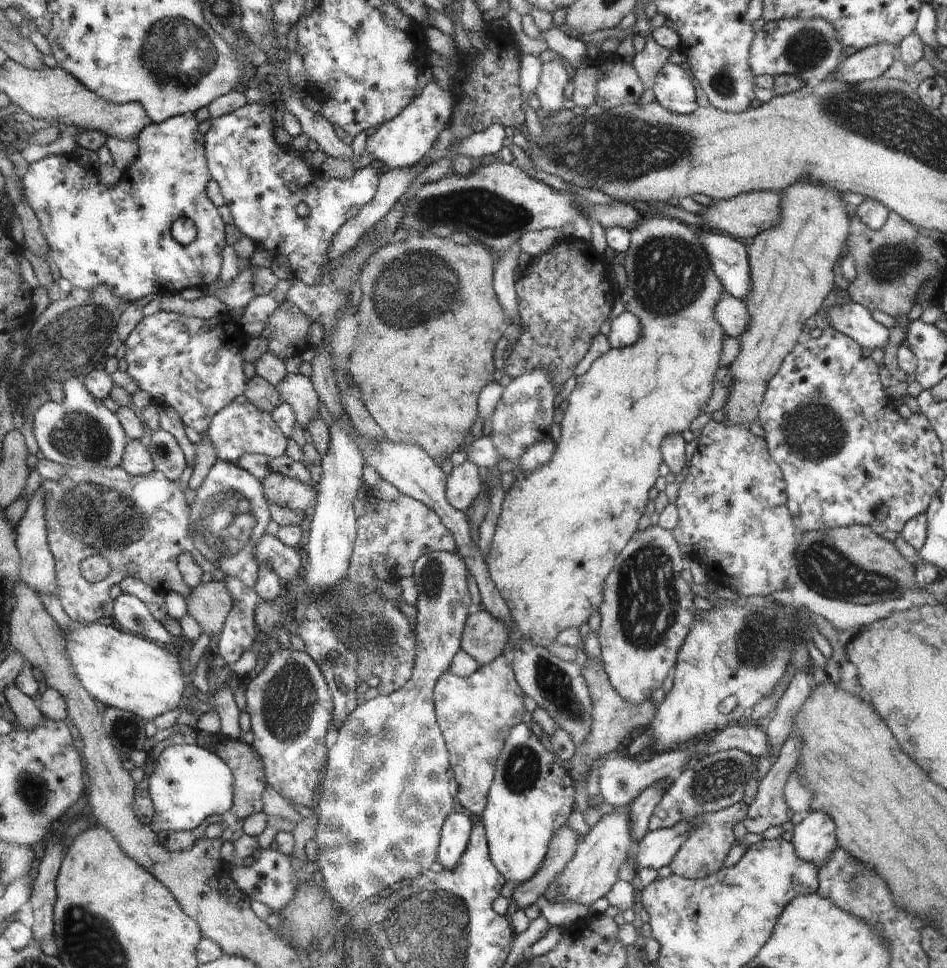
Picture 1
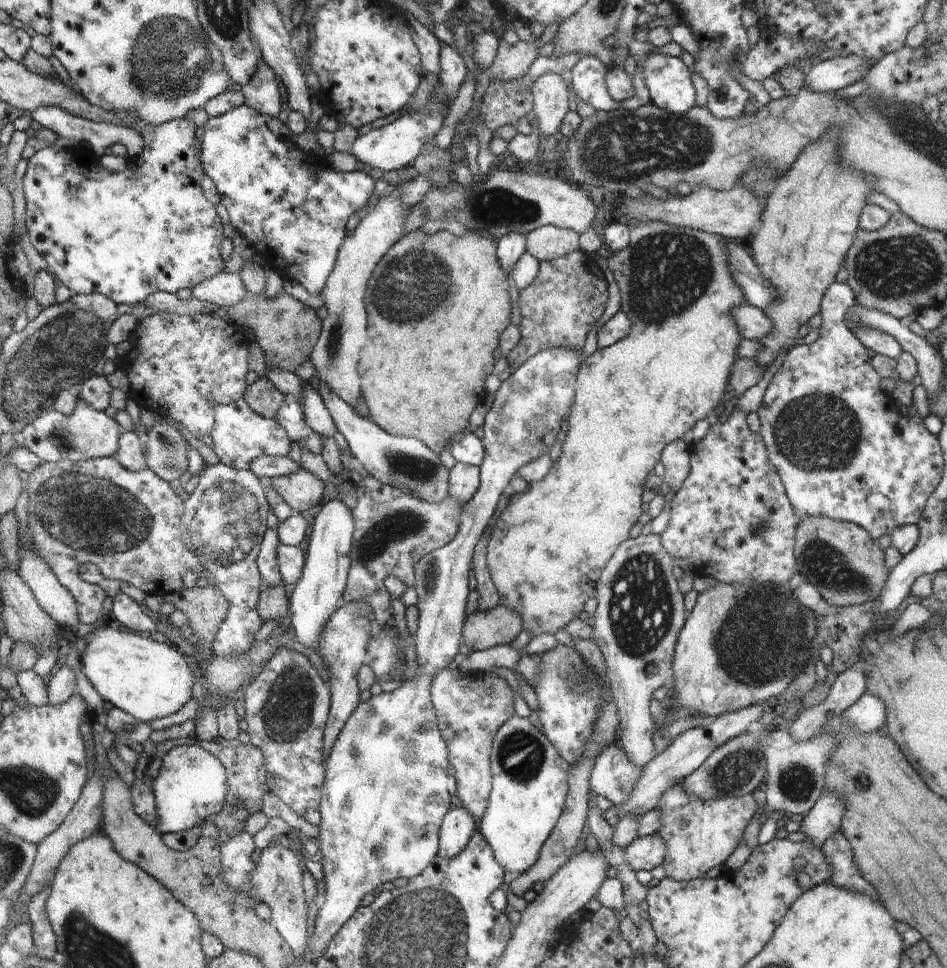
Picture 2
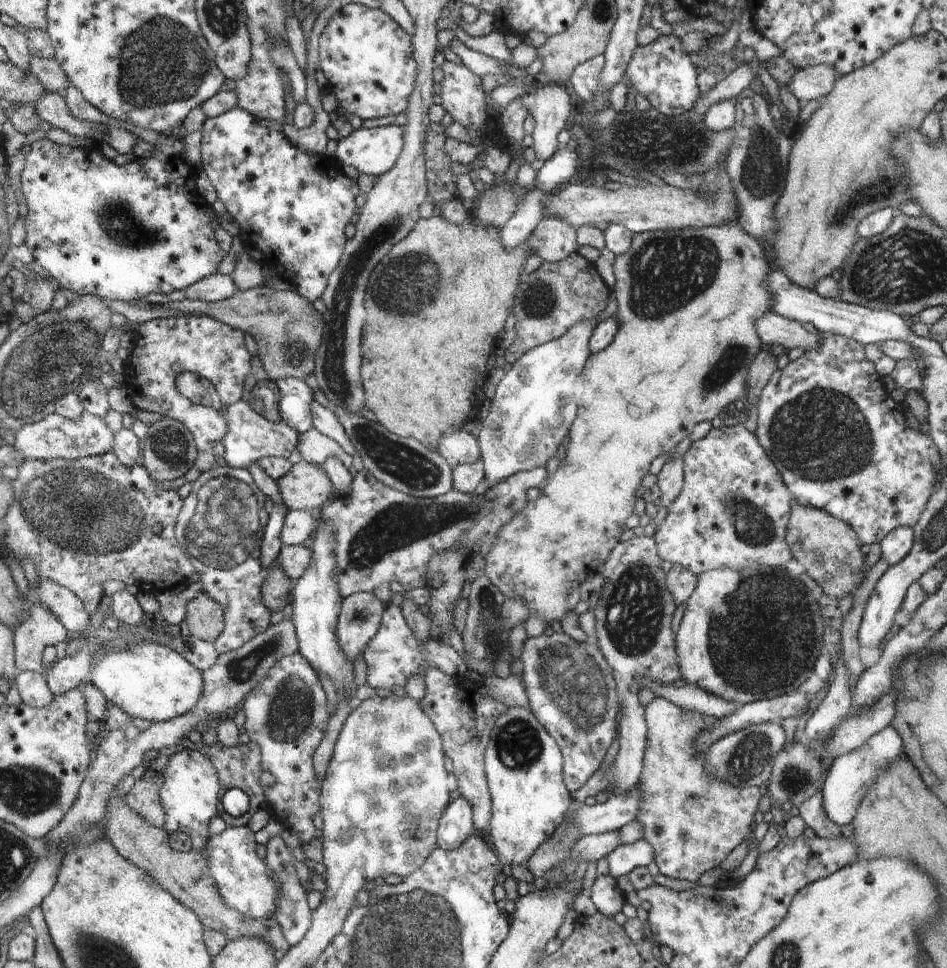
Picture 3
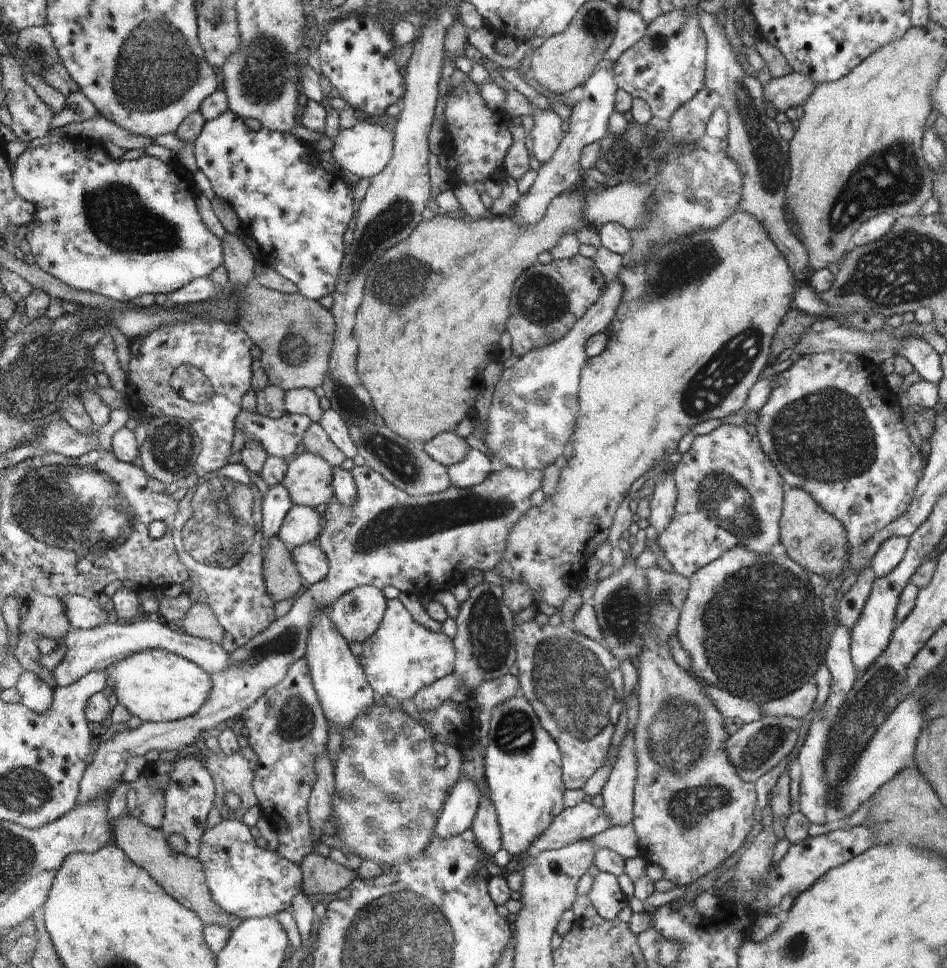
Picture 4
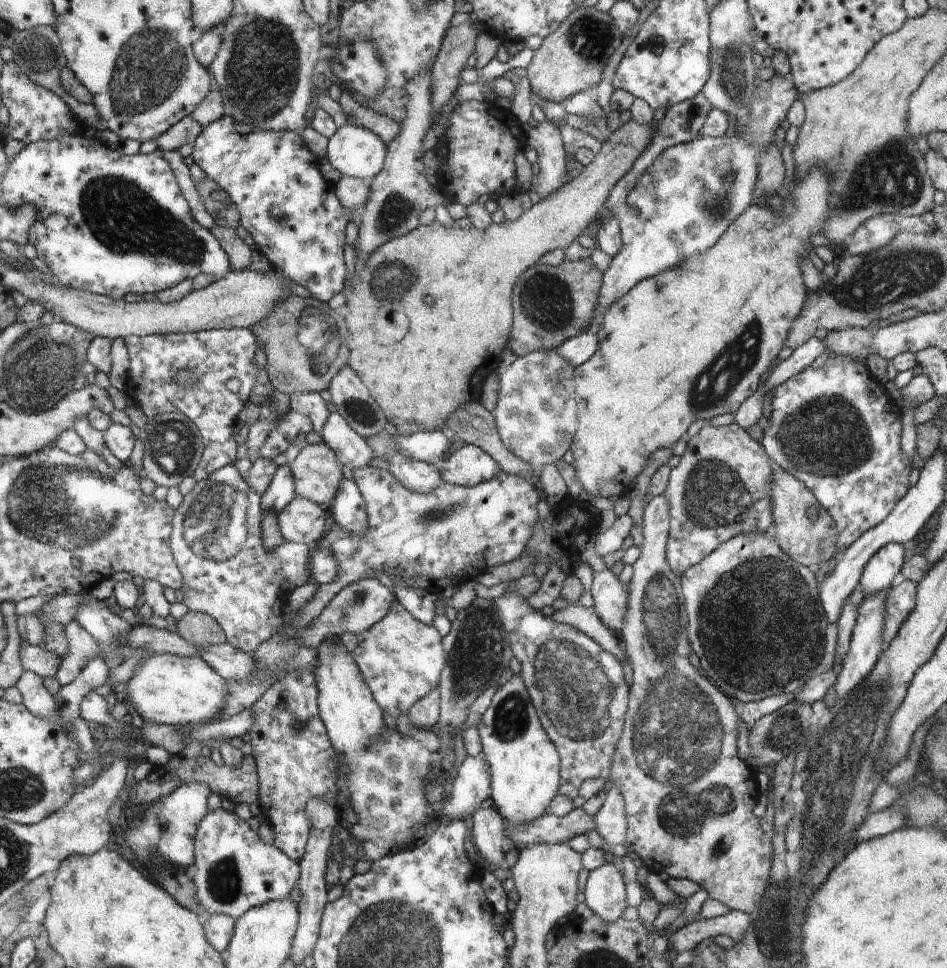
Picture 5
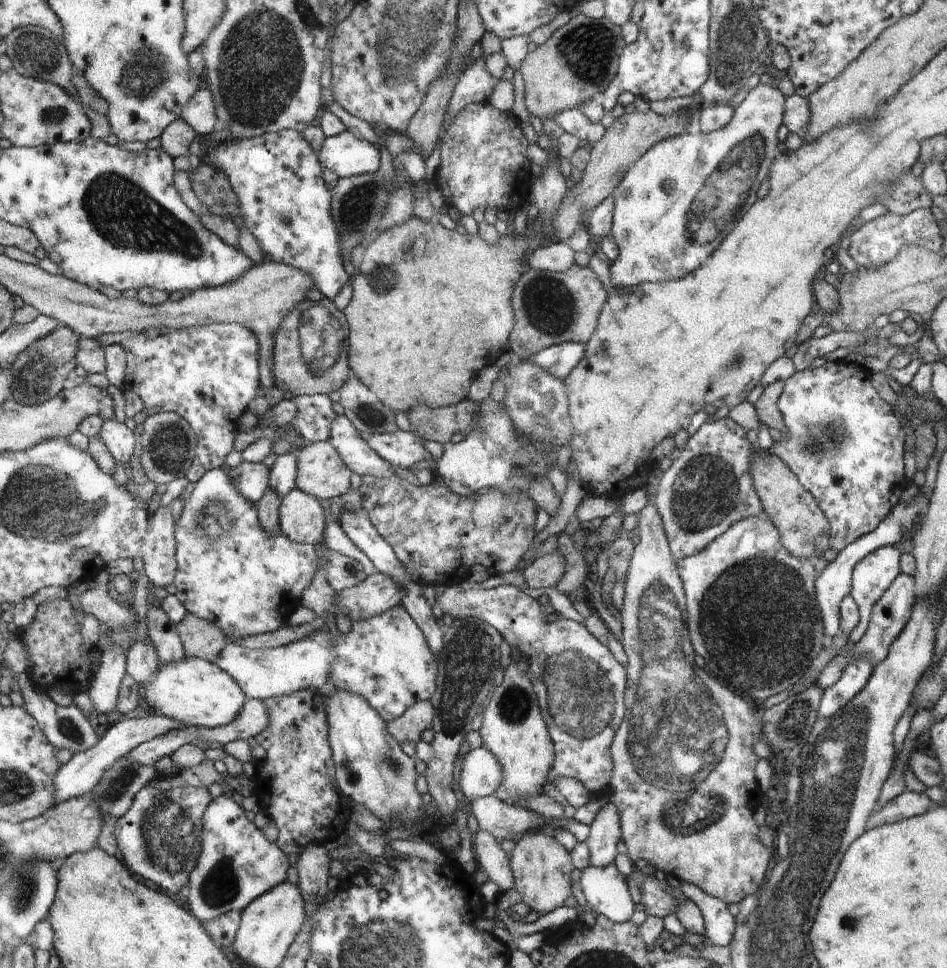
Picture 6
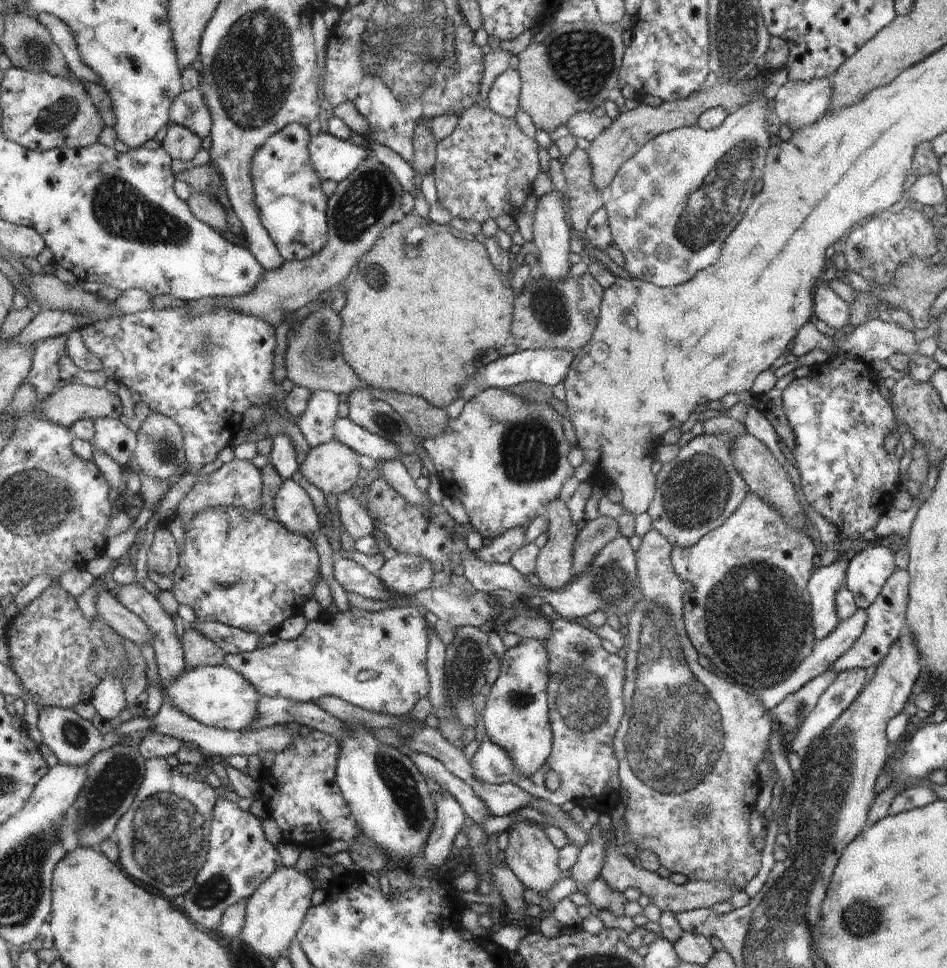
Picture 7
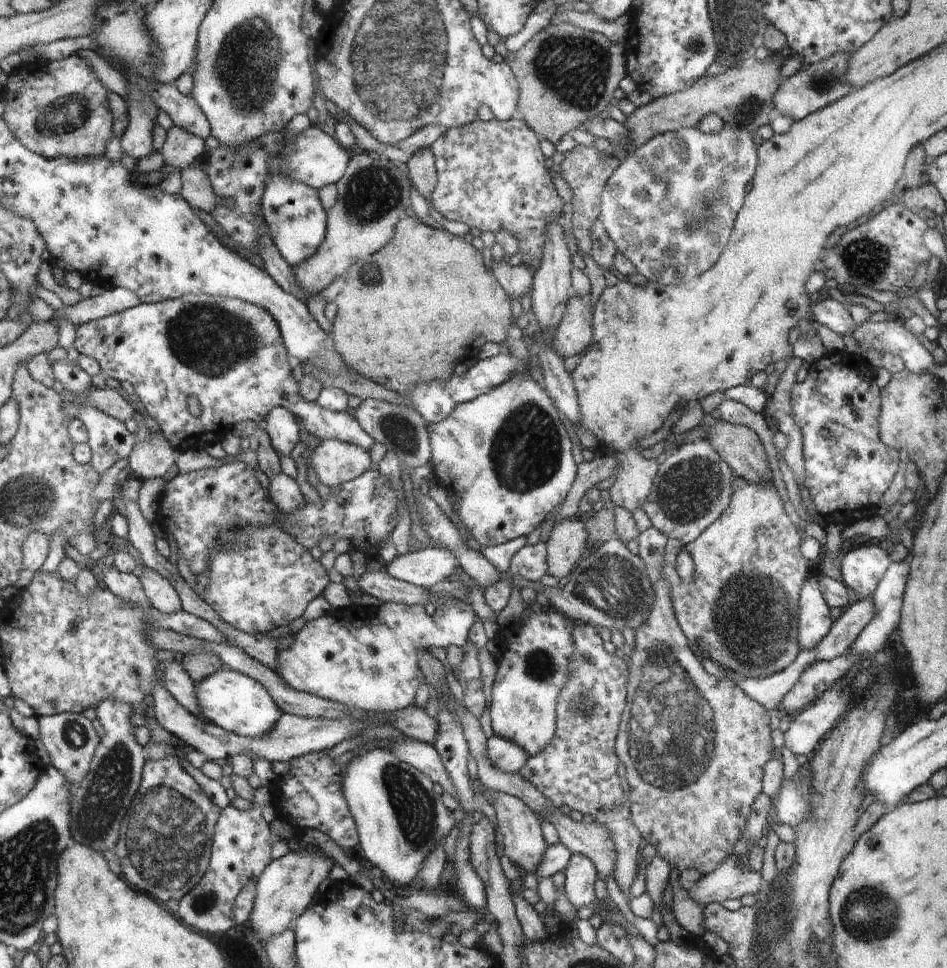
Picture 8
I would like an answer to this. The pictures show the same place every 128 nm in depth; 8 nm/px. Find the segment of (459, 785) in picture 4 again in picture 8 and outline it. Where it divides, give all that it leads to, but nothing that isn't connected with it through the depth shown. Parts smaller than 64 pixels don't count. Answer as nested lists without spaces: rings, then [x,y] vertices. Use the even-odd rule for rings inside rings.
[[[496,735],[487,738],[485,755],[490,764],[503,773],[518,773],[528,758],[515,742]]]

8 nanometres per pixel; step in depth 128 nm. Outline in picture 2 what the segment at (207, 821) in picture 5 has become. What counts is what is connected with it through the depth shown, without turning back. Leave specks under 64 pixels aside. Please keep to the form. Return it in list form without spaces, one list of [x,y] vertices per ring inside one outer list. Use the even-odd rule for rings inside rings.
[[[244,831],[223,844],[222,858],[226,882],[259,903],[260,900],[251,894],[250,888],[250,877],[256,868],[256,864],[250,858],[252,850],[254,850],[253,836]]]

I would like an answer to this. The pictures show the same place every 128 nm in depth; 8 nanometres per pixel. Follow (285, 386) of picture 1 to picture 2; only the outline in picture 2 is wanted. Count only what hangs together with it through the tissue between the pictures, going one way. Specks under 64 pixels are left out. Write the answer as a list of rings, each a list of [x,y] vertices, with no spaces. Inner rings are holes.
[[[304,382],[301,394],[301,407],[305,423],[321,437],[333,437],[337,432],[336,425],[319,395],[318,390]]]

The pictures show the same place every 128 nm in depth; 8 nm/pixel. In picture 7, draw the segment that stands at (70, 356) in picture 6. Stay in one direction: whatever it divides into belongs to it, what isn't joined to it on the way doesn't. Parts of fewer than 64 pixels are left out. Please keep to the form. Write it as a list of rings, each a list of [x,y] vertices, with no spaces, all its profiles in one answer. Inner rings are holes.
[[[69,335],[49,338],[38,343],[33,354],[33,371],[29,382],[34,385],[39,396],[46,400],[60,387],[60,382],[66,376],[60,368],[60,360],[68,354]]]

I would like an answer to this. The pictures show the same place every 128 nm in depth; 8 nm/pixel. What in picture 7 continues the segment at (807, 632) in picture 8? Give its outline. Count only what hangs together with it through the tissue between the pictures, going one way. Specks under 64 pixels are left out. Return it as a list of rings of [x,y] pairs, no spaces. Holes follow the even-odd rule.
[[[851,554],[842,555],[829,566],[822,567],[814,572],[809,580],[808,587],[814,605],[814,628],[817,639],[824,639],[836,630],[837,617],[837,592],[845,584]]]

